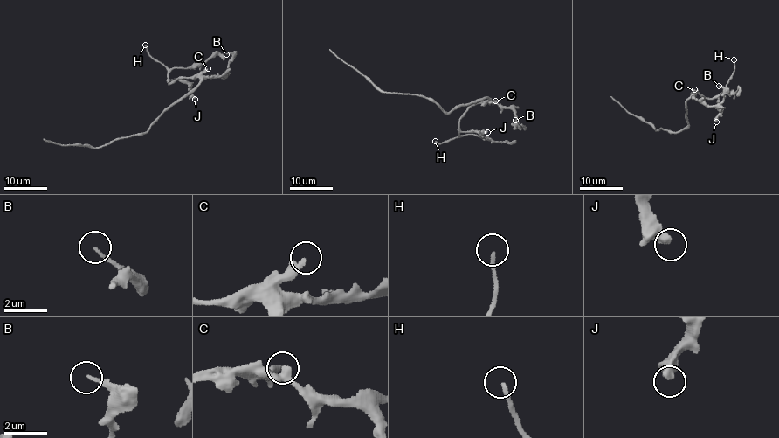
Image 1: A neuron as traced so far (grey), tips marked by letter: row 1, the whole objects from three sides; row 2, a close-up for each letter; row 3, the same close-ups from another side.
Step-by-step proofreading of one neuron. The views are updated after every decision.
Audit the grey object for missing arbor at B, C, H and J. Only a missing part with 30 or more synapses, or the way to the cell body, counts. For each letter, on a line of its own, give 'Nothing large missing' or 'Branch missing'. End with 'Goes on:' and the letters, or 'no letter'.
B: Nothing large missing
C: Nothing large missing
H: Branch missing
J: Nothing large missing
Goes on: H

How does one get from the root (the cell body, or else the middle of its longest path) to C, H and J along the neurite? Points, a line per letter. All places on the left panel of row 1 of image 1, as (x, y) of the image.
C: (168, 108), (197, 84), (208, 68)
H: (168, 108), (200, 80), (180, 76), (168, 84), (167, 69), (151, 57), (145, 45)
J: (168, 108), (200, 80), (180, 76), (168, 84), (169, 80), (182, 79), (195, 99)

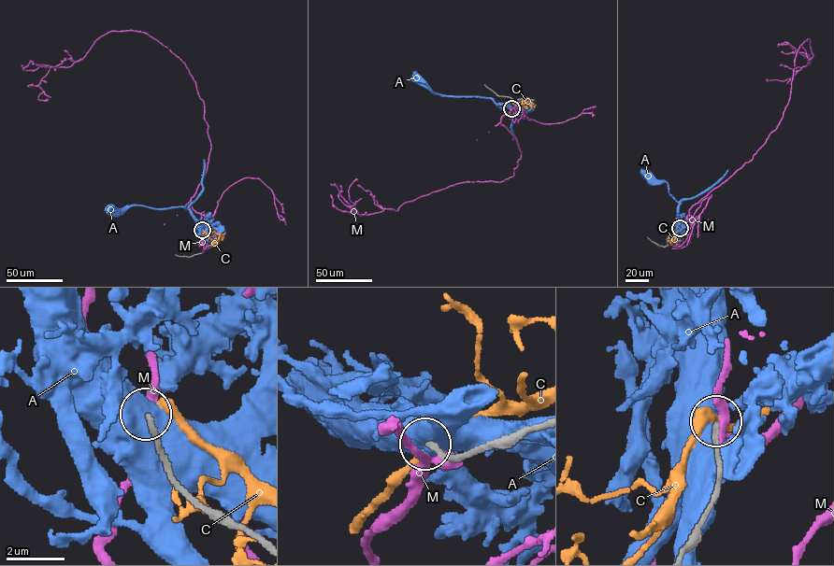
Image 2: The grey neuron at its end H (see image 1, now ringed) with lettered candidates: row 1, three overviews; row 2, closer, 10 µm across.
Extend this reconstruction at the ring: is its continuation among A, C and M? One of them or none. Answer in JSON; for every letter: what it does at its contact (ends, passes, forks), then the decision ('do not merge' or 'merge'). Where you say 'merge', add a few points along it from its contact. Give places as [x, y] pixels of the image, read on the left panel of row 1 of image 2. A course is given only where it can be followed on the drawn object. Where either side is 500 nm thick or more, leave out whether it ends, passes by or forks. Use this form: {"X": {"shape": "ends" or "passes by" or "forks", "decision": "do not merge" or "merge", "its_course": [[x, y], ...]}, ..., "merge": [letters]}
{"A": {"decision": "do not merge"}, "C": {"shape": "passes by", "decision": "do not merge"}, "M": {"shape": "forks", "decision": "do not merge"}, "merge": []}

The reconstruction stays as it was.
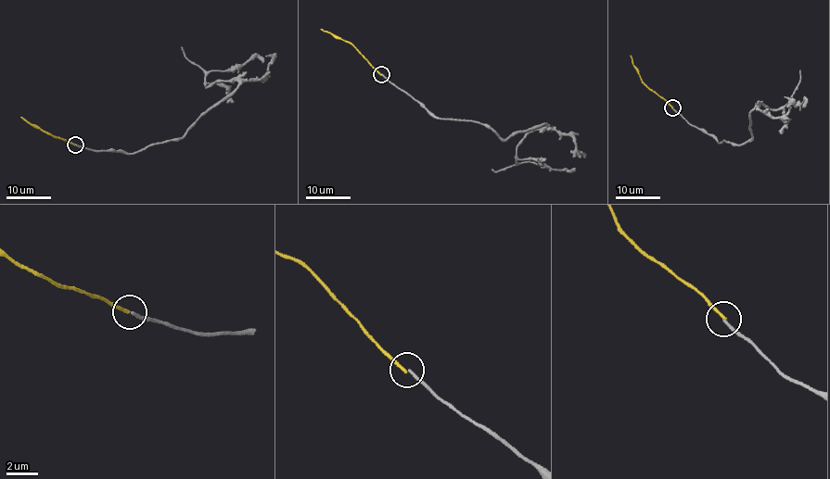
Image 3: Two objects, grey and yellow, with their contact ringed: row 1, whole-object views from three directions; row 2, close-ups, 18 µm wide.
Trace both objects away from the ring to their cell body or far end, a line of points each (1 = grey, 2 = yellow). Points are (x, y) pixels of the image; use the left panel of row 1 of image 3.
1: (76, 144), (129, 154), (181, 138), (238, 83), (206, 87), (210, 71), (264, 61)
2: (75, 144), (54, 137), (20, 118)

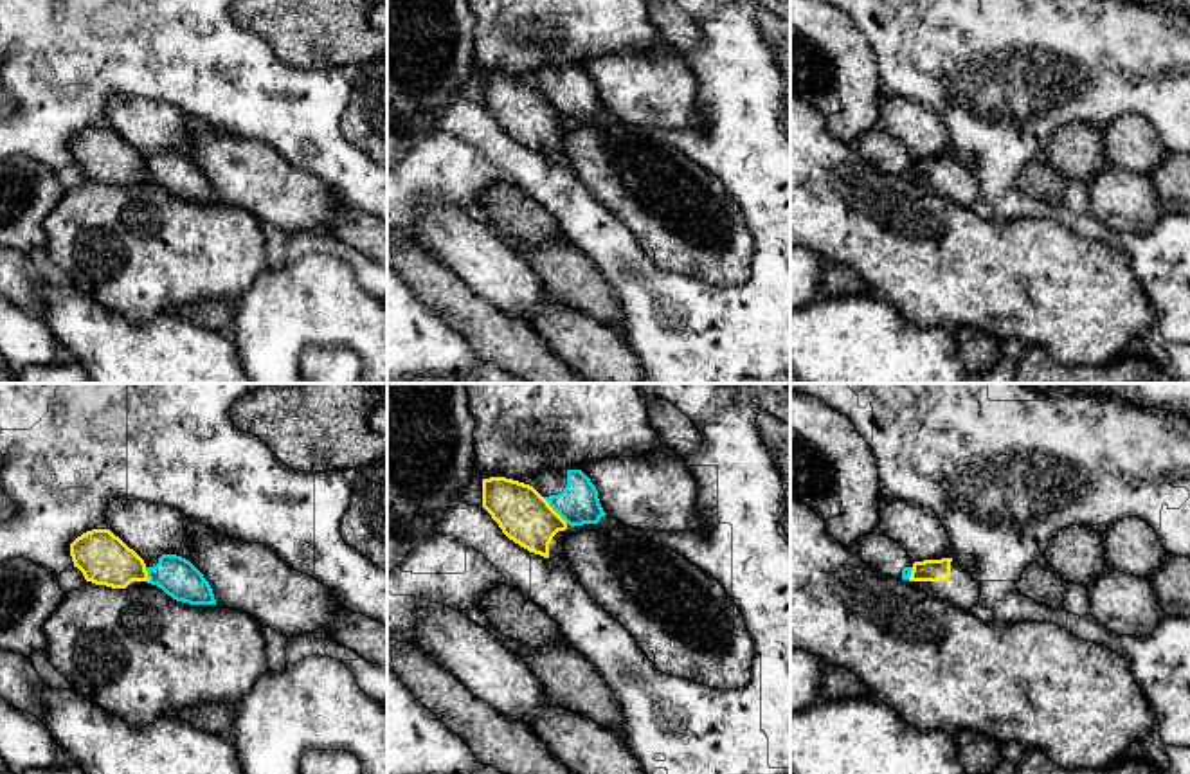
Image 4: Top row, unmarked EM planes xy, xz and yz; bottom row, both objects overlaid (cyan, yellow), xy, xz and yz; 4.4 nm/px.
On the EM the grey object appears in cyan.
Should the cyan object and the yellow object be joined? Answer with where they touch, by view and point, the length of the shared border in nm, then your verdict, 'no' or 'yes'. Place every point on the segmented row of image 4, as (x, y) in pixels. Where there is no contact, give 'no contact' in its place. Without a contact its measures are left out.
contact xz (555, 510); length 170 nm; no

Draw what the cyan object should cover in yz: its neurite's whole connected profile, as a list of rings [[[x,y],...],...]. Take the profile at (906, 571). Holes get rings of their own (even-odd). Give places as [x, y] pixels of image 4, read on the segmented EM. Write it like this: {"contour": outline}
{"contour": [[[882,529],[864,535],[855,551],[868,565],[889,578],[909,580],[911,576],[915,562]]]}

